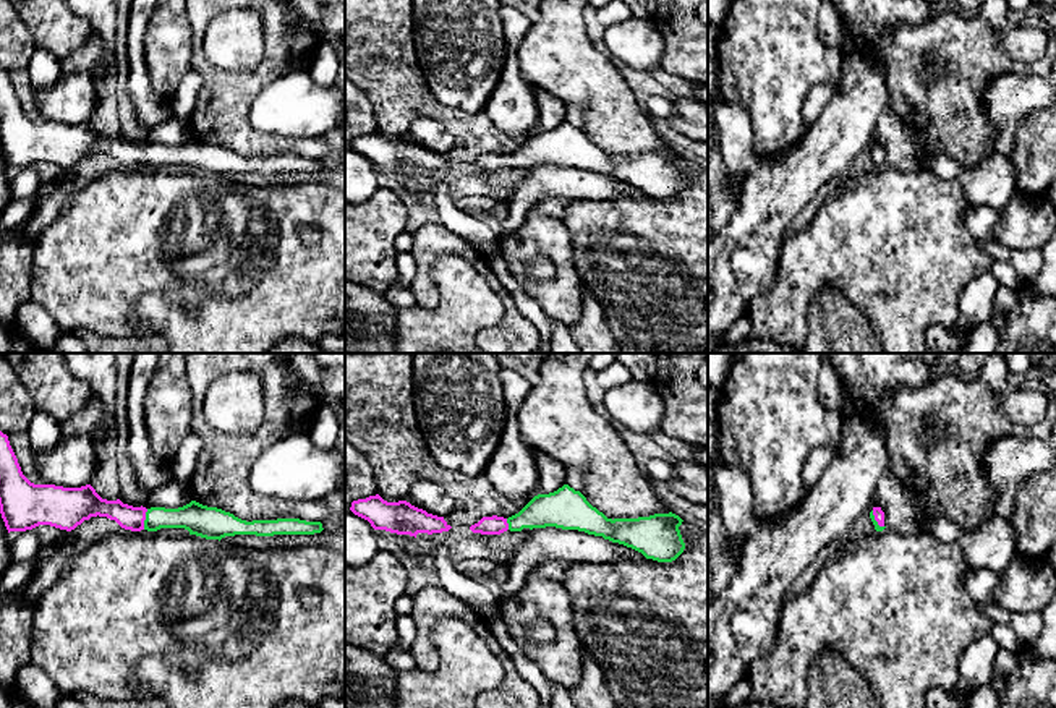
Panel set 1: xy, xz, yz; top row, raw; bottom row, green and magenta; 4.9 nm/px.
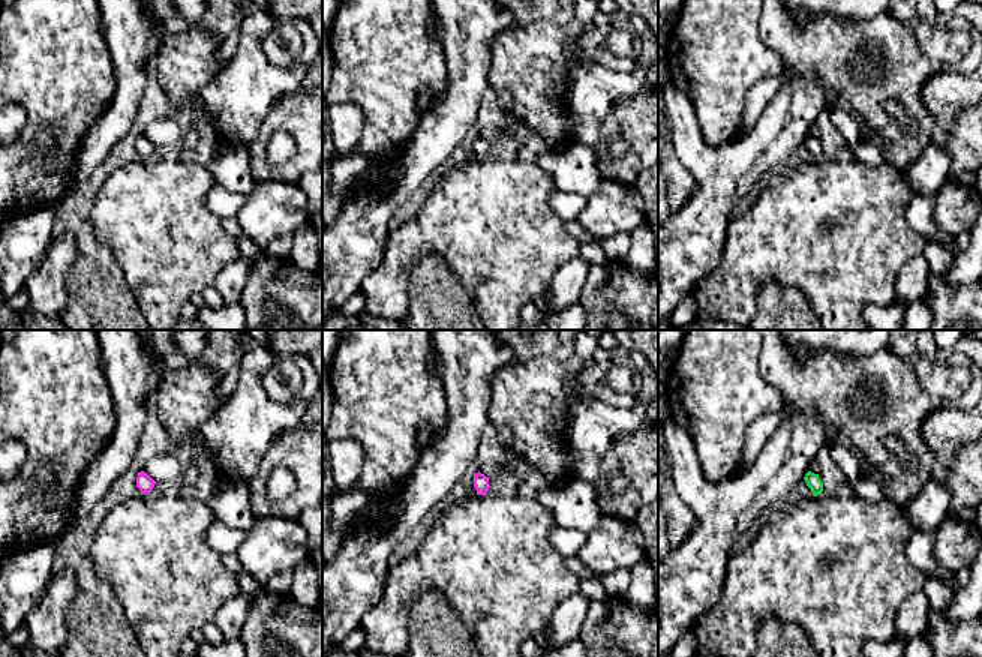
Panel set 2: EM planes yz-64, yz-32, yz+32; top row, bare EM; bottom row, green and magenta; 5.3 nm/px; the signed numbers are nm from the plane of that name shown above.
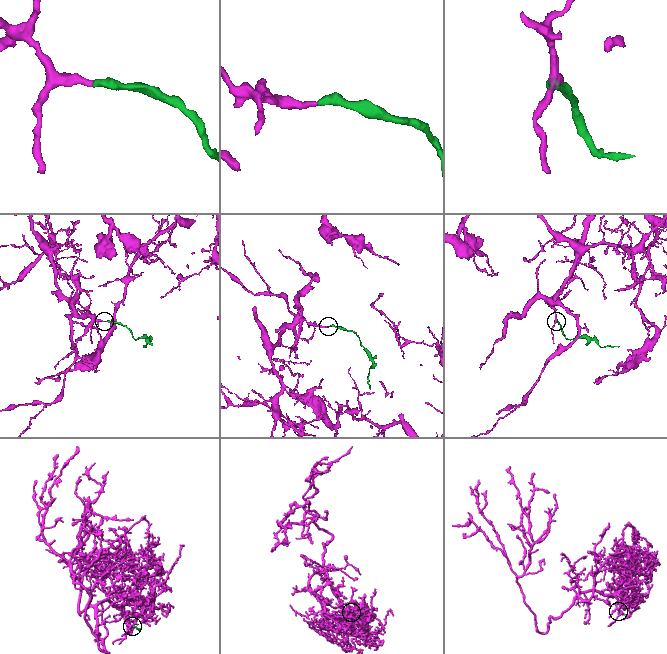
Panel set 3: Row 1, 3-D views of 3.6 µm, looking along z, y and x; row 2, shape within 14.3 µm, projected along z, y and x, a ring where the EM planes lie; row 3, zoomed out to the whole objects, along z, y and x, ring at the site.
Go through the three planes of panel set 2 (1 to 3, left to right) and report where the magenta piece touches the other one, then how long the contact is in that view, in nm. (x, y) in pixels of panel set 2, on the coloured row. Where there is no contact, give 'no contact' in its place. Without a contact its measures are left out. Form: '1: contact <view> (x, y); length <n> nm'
1: no contact
2: no contact
3: no contact

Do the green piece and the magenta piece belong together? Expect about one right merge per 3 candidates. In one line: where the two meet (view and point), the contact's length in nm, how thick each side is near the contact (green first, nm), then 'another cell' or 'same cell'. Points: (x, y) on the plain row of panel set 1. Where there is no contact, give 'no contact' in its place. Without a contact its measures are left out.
contact xy (146, 156); length 110 nm; calibres 150 and 120 nm; same cell

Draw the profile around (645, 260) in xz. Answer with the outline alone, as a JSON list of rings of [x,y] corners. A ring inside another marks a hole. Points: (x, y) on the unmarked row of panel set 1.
[[[687,159],[679,167],[685,186],[672,199],[611,196],[575,201],[565,212],[573,267],[601,305],[622,353],[708,353],[708,172]]]

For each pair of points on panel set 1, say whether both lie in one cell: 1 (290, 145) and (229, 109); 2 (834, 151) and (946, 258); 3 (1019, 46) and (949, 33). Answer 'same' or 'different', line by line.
1: same
2: different
3: different

